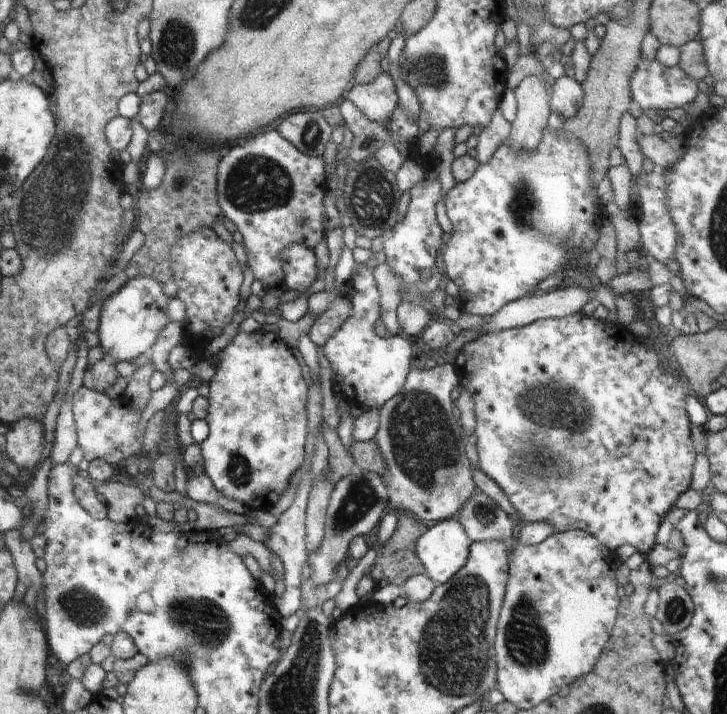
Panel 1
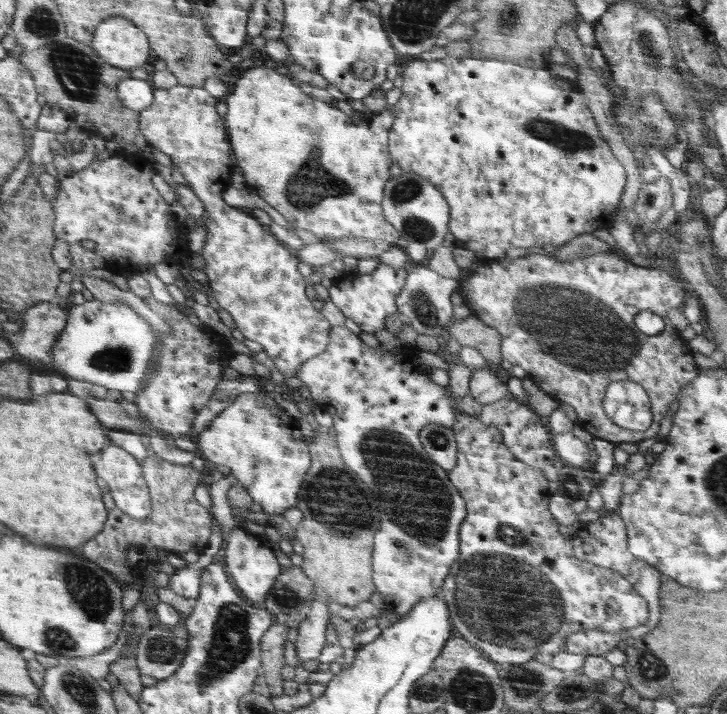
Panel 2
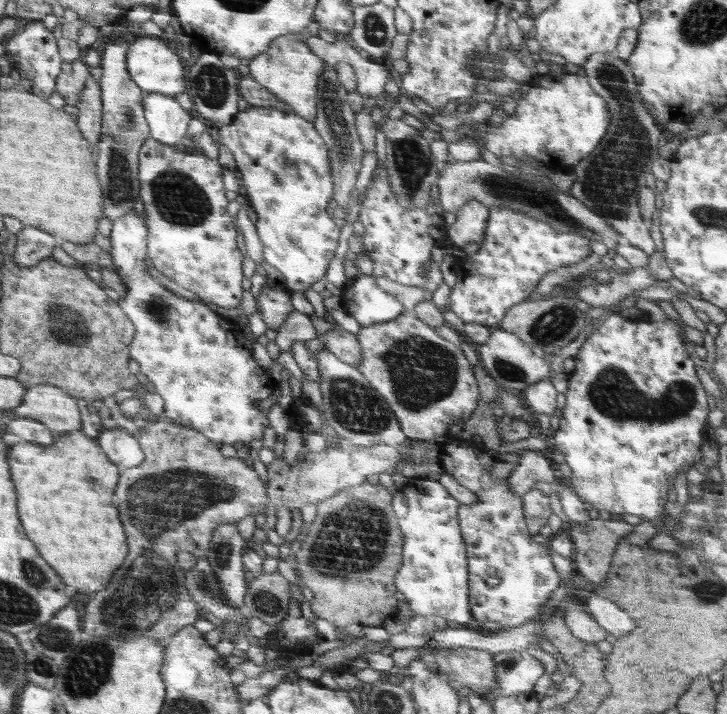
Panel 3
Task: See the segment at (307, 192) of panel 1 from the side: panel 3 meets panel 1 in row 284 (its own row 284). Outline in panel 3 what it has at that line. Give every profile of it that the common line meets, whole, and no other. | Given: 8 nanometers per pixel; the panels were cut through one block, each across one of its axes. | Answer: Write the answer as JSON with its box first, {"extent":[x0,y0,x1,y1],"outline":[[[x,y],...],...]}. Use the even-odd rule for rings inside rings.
{"extent":[256,278,295,333],"outline":[[[266,278],[256,302],[258,302],[263,322],[268,329],[277,333],[288,314],[294,312],[295,308],[292,307],[291,298],[292,293],[282,284],[270,282],[269,278]]]}

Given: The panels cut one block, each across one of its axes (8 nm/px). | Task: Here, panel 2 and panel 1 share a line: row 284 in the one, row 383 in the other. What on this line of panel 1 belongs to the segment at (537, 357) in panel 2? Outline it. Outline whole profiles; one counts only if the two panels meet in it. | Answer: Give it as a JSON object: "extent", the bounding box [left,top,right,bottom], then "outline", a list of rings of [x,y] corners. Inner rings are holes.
{"extent":[453,313,696,556],"outline":[[[577,313],[566,317],[541,319],[537,322],[532,322],[532,324],[528,324],[528,326],[522,326],[521,328],[510,328],[480,335],[475,340],[466,342],[466,344],[462,346],[458,354],[455,354],[453,365],[458,372],[460,381],[462,382],[460,386],[466,388],[466,390],[470,392],[472,400],[474,400],[475,420],[477,421],[475,424],[475,435],[478,439],[476,440],[476,452],[478,453],[479,470],[489,478],[492,478],[492,480],[500,486],[500,489],[506,494],[506,497],[510,500],[512,506],[518,510],[518,513],[520,514],[519,517],[522,518],[522,520],[526,520],[527,523],[544,520],[544,522],[548,522],[548,524],[552,526],[552,533],[572,530],[587,531],[588,534],[598,539],[603,546],[608,546],[609,550],[617,550],[621,545],[629,544],[636,549],[636,552],[639,552],[644,556],[649,554],[649,552],[658,544],[660,526],[663,525],[663,522],[666,520],[665,517],[668,512],[674,508],[674,502],[676,502],[680,494],[683,494],[688,488],[690,488],[692,466],[694,466],[694,458],[696,458],[696,452],[694,452],[694,446],[692,446],[692,438],[690,438],[691,423],[686,414],[687,398],[684,395],[687,389],[686,383],[682,381],[678,382],[674,376],[670,376],[664,372],[662,366],[659,365],[656,352],[647,348],[642,340],[636,338],[627,330],[626,326],[621,323],[608,324],[608,322],[602,322],[602,320],[599,320],[598,318],[592,316],[587,317],[584,313]]]}

